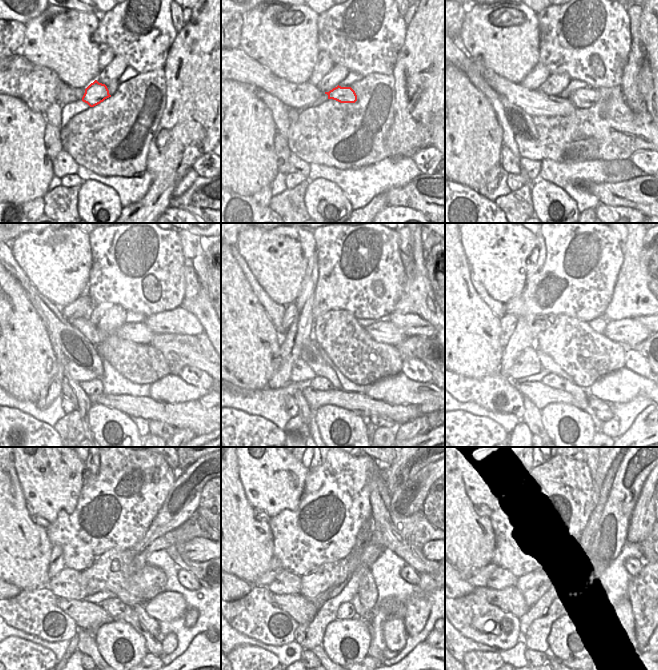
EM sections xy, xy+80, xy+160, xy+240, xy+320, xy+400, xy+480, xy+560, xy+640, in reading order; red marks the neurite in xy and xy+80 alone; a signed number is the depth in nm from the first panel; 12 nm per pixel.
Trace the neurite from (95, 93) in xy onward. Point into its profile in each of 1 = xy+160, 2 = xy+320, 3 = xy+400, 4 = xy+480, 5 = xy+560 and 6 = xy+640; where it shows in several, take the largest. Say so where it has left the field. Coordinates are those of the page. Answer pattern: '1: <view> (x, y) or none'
1: xy+160 (583, 97)
2: xy+320 (411, 324)
3: xy+400 (647, 321)
4: none
5: none
6: none

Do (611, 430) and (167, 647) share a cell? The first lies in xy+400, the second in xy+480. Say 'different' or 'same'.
same

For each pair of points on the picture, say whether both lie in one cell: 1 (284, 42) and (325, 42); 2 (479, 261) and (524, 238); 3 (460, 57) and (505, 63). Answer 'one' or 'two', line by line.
1: two
2: one
3: two

